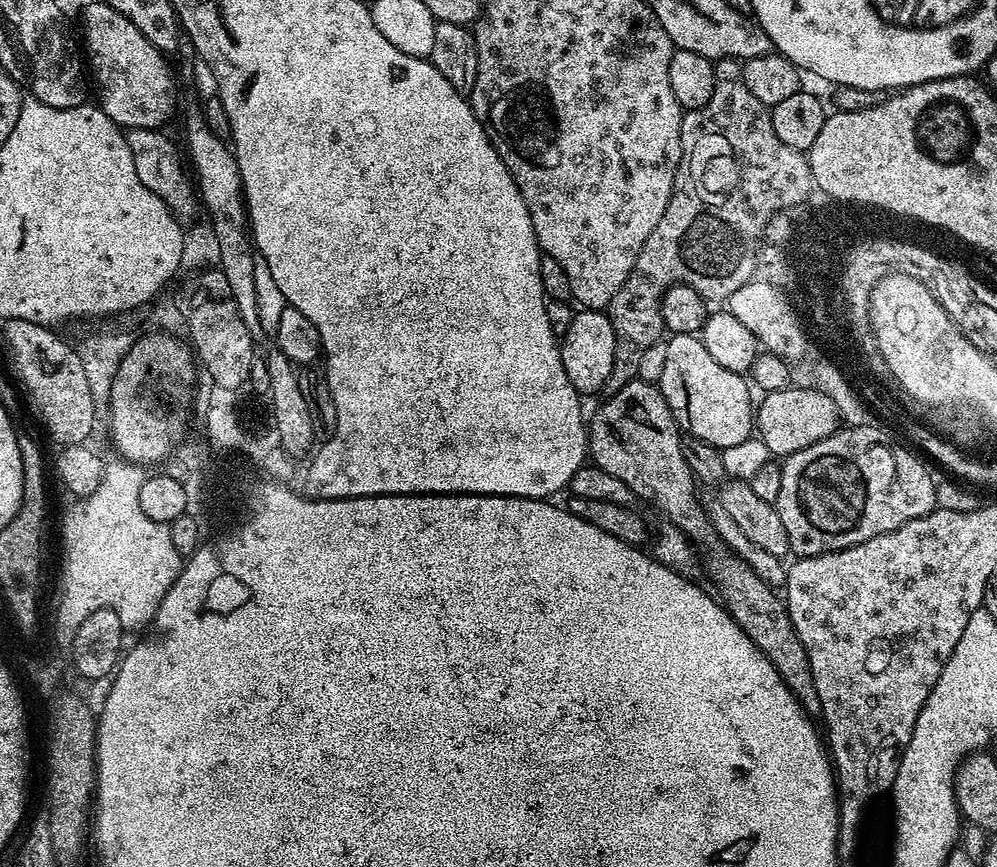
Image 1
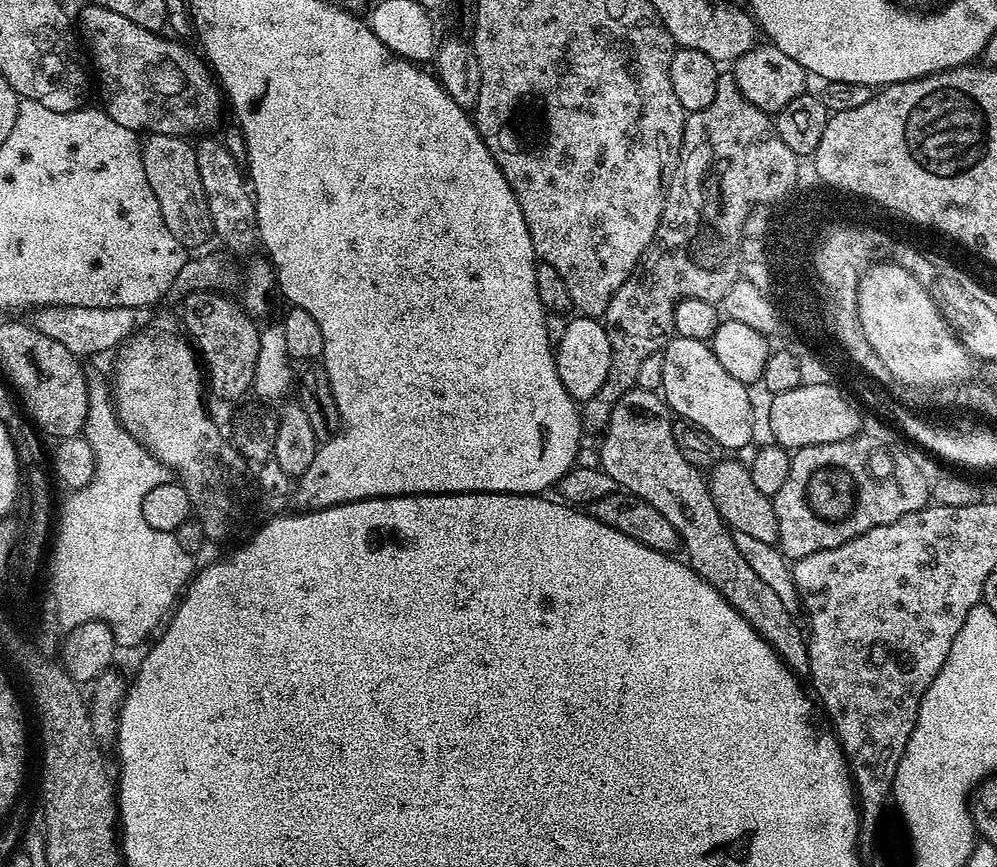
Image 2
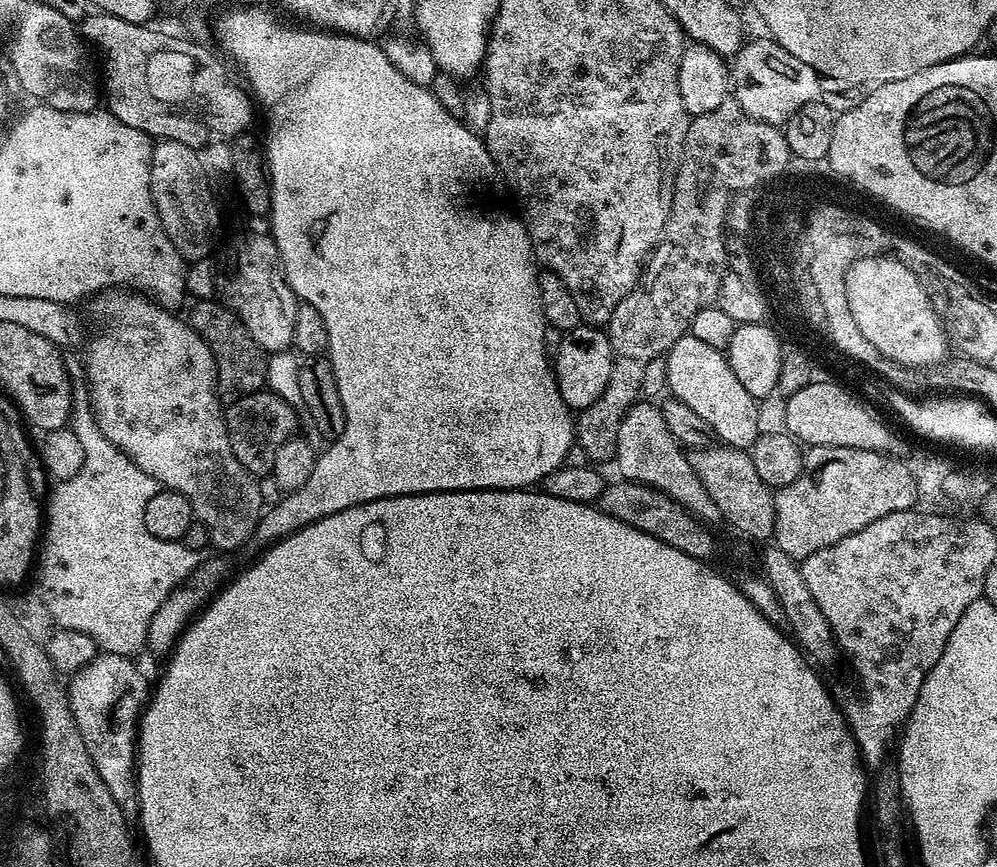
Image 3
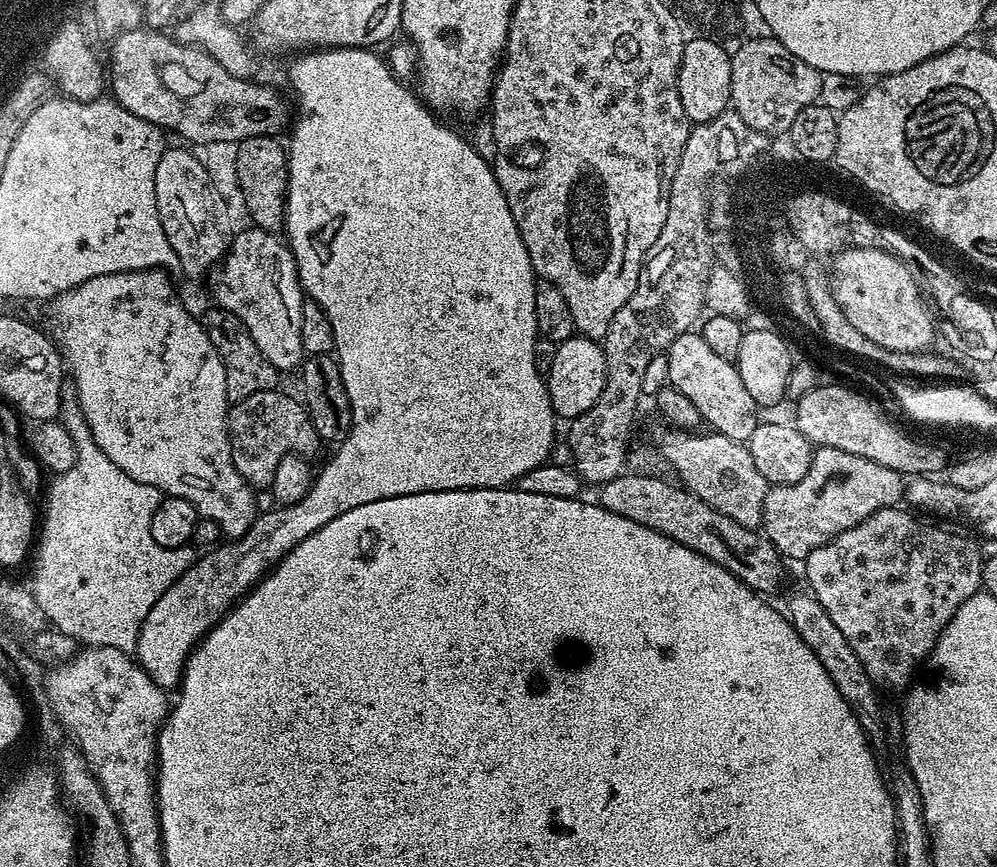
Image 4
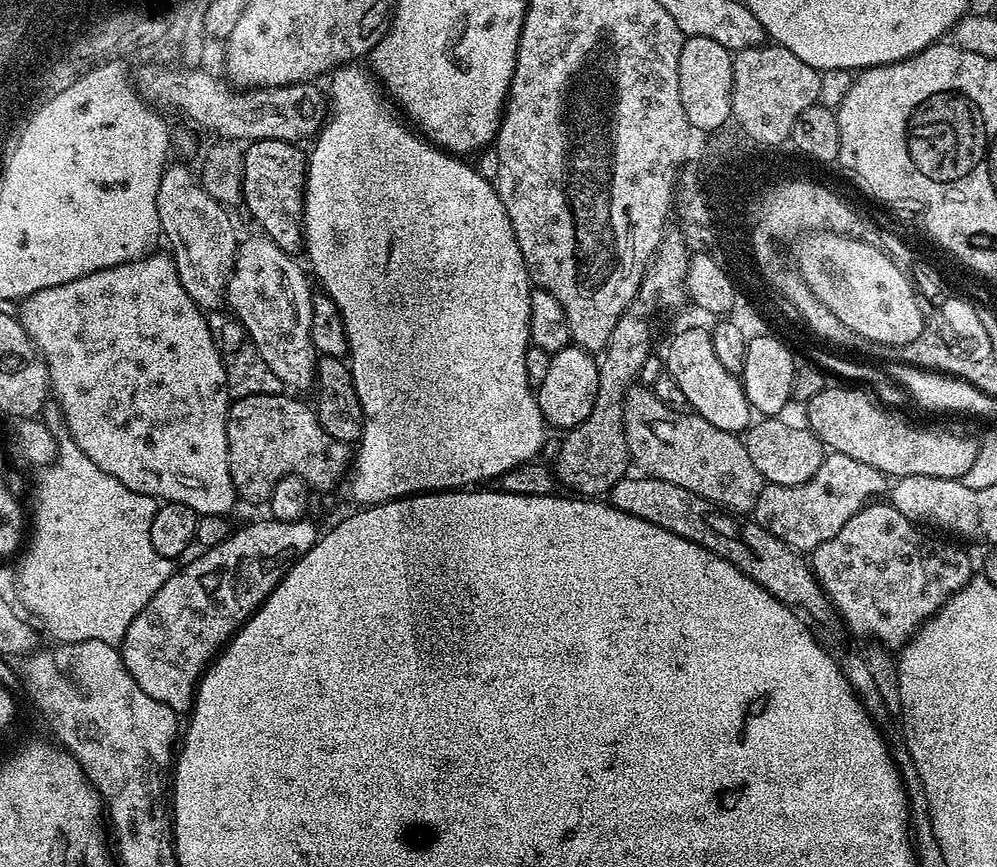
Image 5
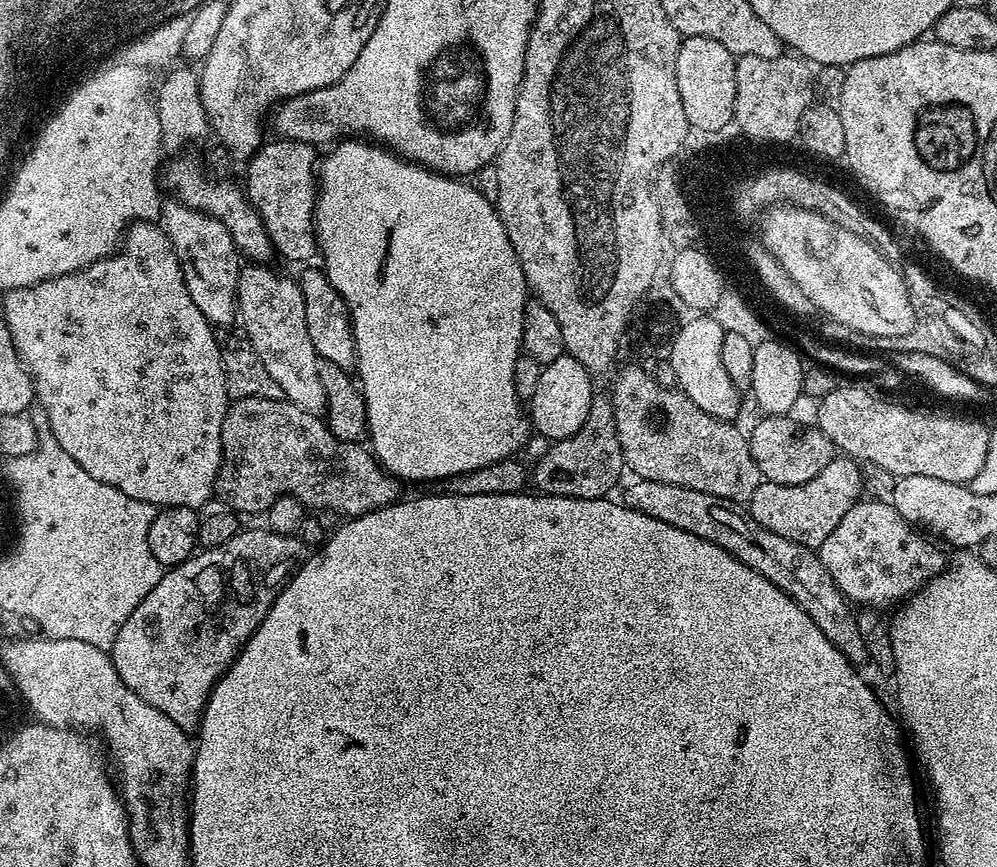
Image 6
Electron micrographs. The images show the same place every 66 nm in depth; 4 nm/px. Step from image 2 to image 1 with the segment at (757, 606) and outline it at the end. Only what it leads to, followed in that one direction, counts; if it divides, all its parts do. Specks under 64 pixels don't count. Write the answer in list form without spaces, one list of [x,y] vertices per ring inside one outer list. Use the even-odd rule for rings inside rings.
[[[637,378],[607,398],[609,400],[597,410],[596,417],[593,420],[591,417],[588,428],[588,451],[591,463],[606,470],[606,474],[614,474],[614,478],[626,482],[626,486],[630,486],[632,495],[637,501],[645,500],[646,503],[653,504],[665,516],[663,519],[667,523],[681,528],[693,545],[700,547],[701,544],[708,551],[708,576],[716,583],[716,588],[720,591],[719,597],[724,607],[728,609],[728,613],[736,619],[738,626],[742,626],[750,642],[754,642],[754,646],[758,646],[758,650],[762,650],[762,654],[770,658],[774,670],[778,670],[782,682],[786,682],[786,686],[805,712],[813,718],[819,717],[820,699],[818,689],[814,687],[814,674],[810,674],[810,658],[806,658],[806,646],[802,646],[794,630],[794,622],[790,622],[787,603],[778,595],[777,589],[762,578],[758,578],[758,574],[754,574],[750,566],[746,566],[746,562],[742,562],[714,530],[706,510],[700,505],[698,481],[687,464],[685,445],[680,444],[681,429],[659,387]]]

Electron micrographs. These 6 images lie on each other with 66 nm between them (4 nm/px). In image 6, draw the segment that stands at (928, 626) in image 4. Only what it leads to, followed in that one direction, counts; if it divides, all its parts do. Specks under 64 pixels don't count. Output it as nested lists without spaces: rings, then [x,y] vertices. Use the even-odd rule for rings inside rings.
[[[861,498],[846,510],[830,538],[822,542],[818,555],[822,566],[826,566],[826,574],[834,578],[838,590],[842,590],[853,605],[891,609],[919,592],[946,567],[943,554],[919,535],[921,533],[887,499]]]

